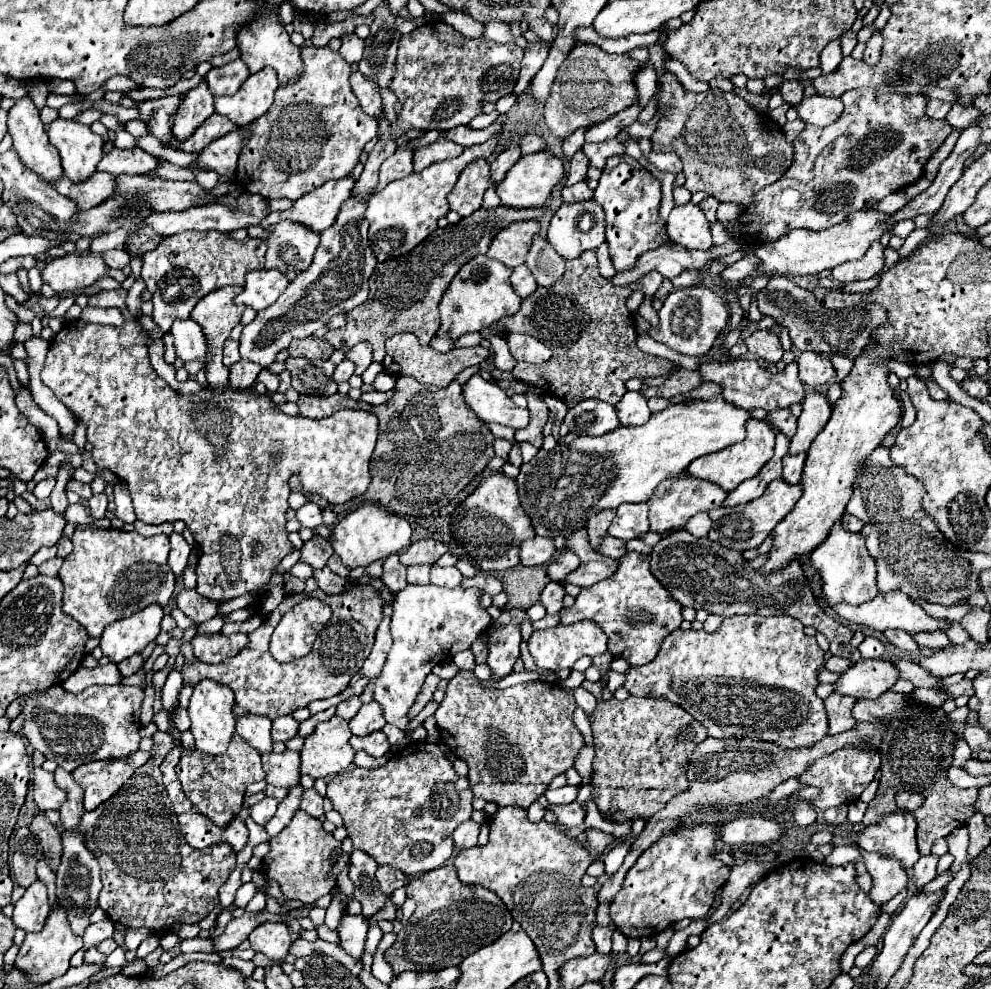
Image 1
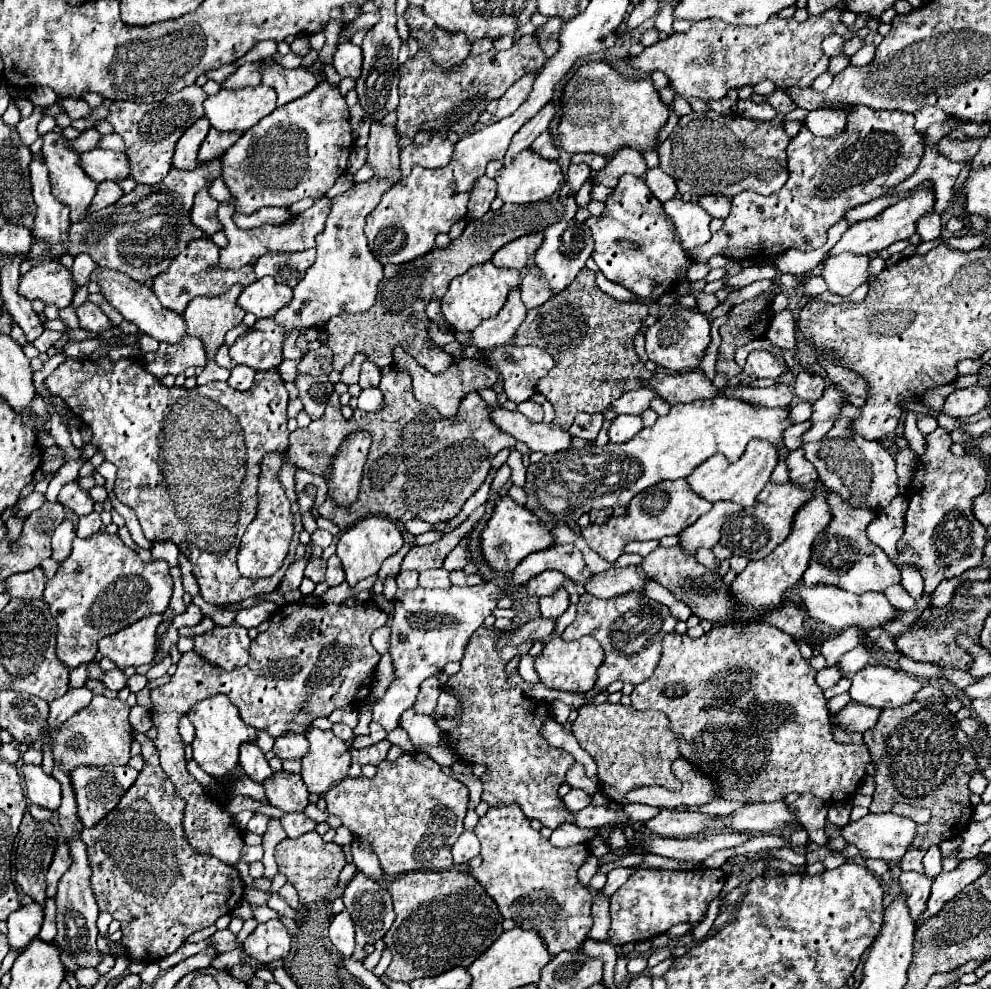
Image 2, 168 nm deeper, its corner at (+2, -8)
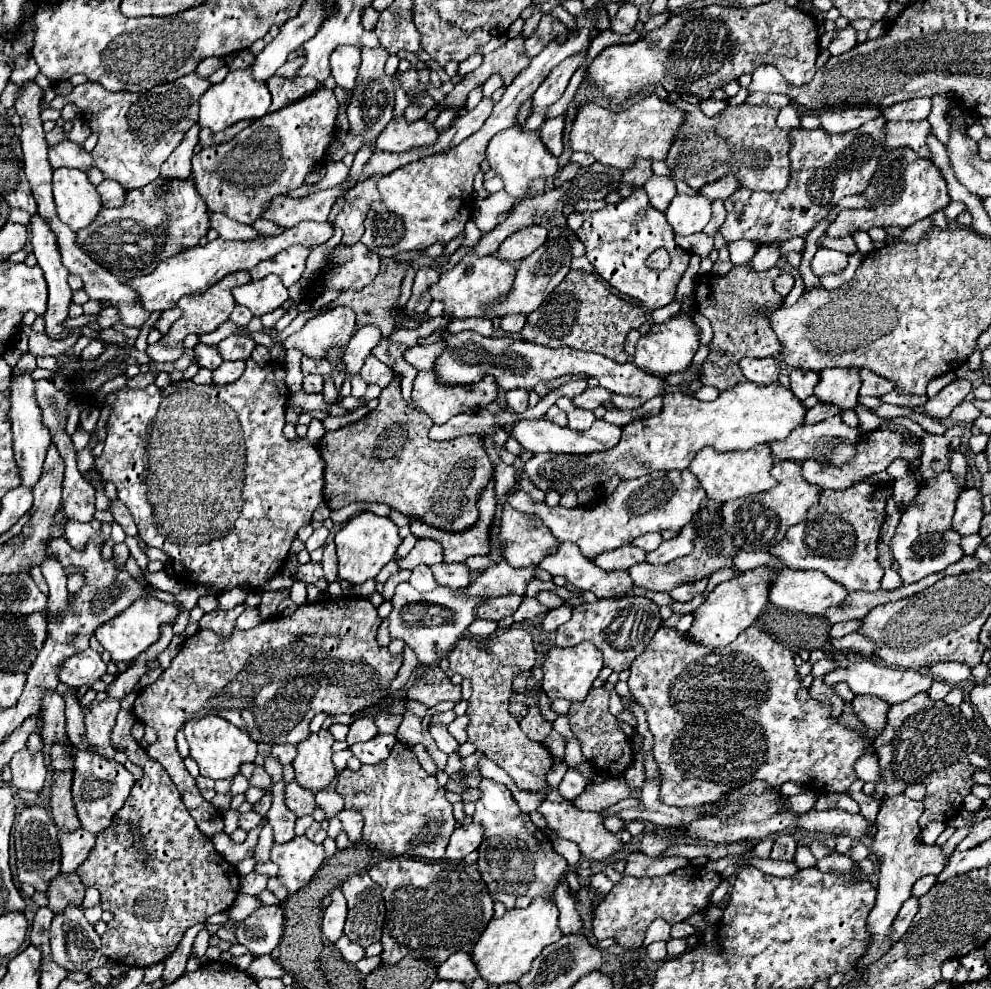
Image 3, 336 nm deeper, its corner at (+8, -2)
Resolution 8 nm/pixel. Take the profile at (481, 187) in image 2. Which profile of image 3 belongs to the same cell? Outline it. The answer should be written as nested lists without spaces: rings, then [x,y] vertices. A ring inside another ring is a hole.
[[[489,169],[487,173],[485,173],[485,179],[483,179],[483,183],[485,183],[485,189],[489,191],[489,193],[497,193],[497,191],[501,191],[503,189],[503,183],[501,183],[501,179]]]

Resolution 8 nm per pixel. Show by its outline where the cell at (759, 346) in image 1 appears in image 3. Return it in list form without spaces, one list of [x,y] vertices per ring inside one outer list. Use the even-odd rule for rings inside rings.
[[[745,357],[745,359],[741,359],[739,367],[741,367],[743,375],[757,385],[775,383],[779,377],[779,359],[777,357],[763,357],[763,359]]]

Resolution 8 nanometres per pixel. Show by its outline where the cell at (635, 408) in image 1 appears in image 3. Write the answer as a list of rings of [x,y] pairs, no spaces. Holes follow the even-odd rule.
[[[519,419],[511,427],[511,437],[515,437],[523,445],[523,449],[527,449],[531,453],[583,453],[583,455],[589,455],[589,453],[605,451],[605,449],[611,449],[613,445],[617,445],[621,439],[621,427],[613,425],[605,419],[597,419],[589,431],[577,433],[577,431],[571,431],[569,427],[557,427],[549,419]]]

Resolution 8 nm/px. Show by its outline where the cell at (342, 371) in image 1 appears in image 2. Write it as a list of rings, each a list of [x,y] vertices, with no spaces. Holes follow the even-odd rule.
[[[357,353],[355,357],[353,357],[353,361],[341,371],[341,381],[343,383],[347,383],[347,385],[353,385],[353,383],[357,383],[359,381],[359,371],[361,371],[361,363],[363,361],[367,361],[367,355],[363,355],[363,353]]]

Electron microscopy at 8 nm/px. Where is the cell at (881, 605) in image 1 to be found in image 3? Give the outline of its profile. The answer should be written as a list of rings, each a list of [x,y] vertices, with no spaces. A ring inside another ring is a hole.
[[[781,569],[777,571],[777,579],[771,585],[769,593],[769,603],[781,607],[781,609],[791,609],[791,611],[801,611],[807,615],[823,615],[831,607],[845,607],[847,599],[845,587],[839,583],[833,583],[825,573],[821,571],[791,571],[791,569]]]

